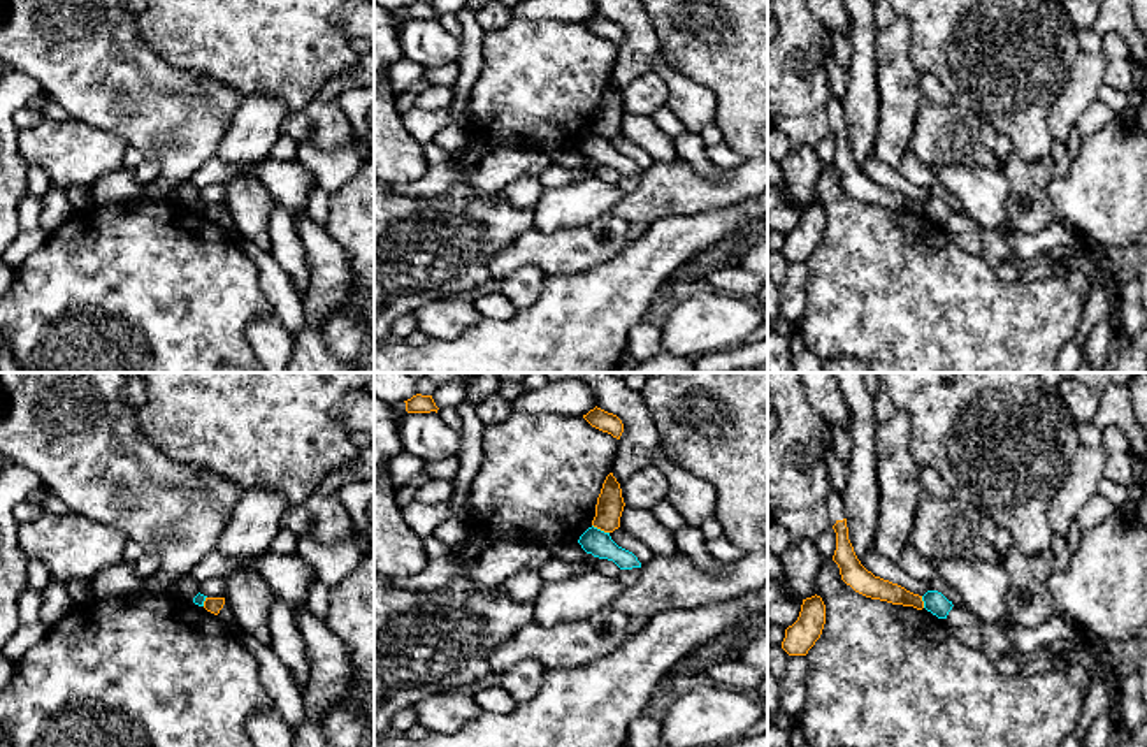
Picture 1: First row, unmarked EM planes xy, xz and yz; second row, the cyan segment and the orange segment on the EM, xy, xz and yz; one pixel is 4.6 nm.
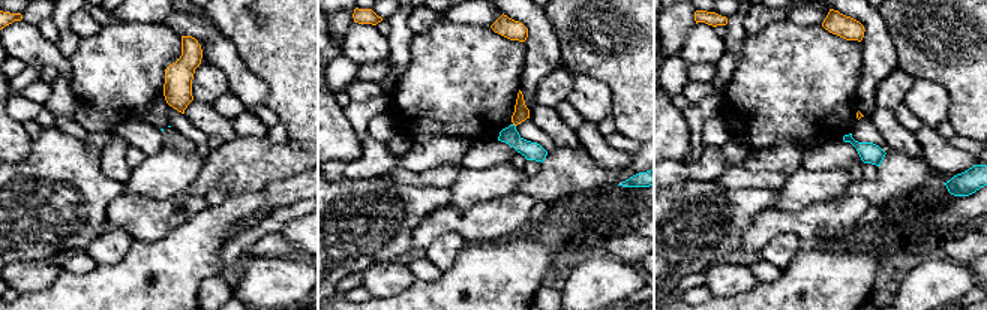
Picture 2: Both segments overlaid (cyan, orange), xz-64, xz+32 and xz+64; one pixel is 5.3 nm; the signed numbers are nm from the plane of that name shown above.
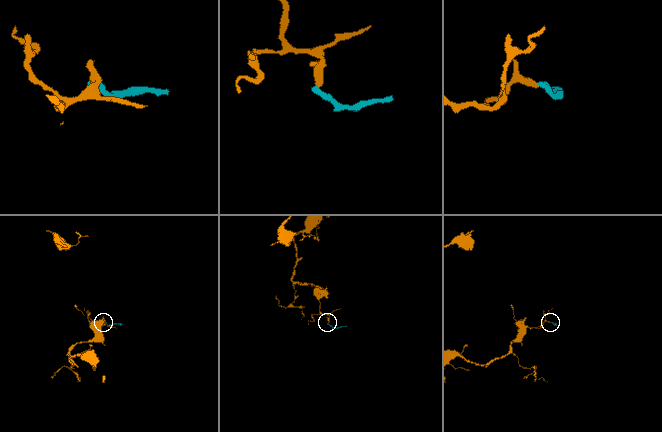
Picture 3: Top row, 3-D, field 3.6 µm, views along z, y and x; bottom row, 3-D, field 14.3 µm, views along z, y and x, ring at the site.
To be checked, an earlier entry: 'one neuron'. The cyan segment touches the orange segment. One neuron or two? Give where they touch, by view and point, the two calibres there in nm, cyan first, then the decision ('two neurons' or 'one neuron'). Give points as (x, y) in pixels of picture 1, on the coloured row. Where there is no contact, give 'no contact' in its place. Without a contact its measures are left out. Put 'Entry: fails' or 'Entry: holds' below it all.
meets cyan in xz at (599, 529); 120 nm thick on the cyan side, 130 nm on the other; two neurons
Entry: fails

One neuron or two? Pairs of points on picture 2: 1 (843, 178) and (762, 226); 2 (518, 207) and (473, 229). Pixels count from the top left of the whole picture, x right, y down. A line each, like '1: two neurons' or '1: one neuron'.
1: two neurons
2: one neuron

